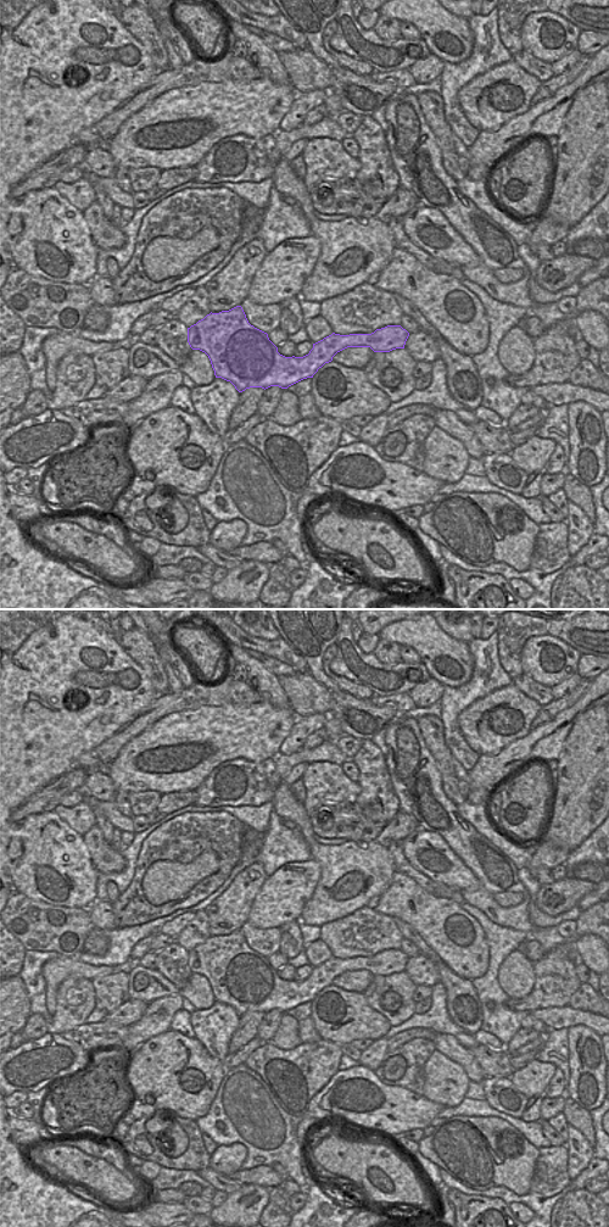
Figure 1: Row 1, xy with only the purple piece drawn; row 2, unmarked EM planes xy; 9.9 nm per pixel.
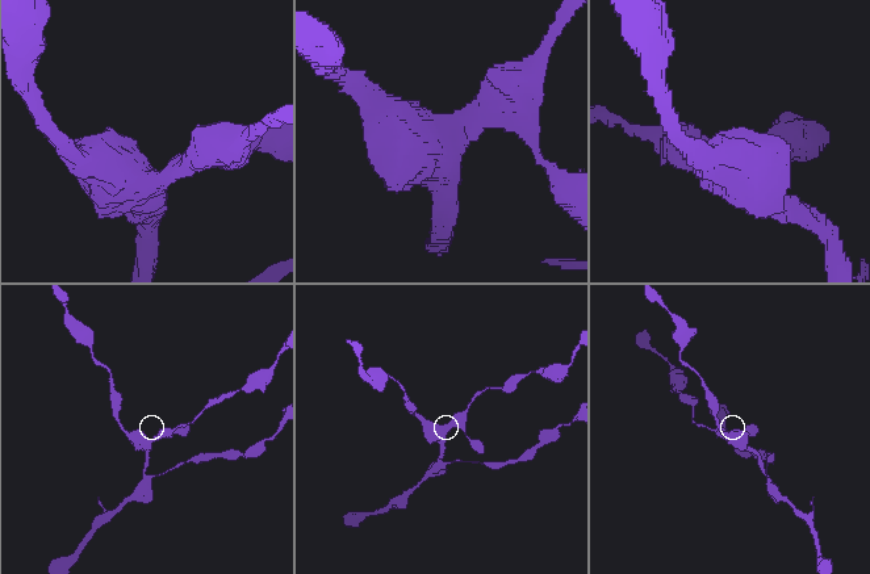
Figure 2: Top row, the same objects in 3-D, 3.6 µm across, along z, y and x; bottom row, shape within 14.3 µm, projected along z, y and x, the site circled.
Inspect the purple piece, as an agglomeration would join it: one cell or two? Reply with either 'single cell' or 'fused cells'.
single cell

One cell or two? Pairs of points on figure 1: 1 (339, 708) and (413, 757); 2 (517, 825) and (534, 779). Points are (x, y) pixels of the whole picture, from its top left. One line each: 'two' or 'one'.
1: two
2: one

